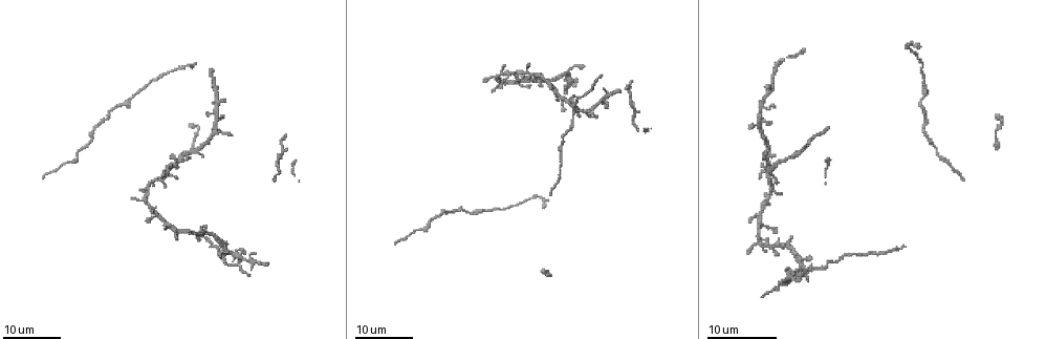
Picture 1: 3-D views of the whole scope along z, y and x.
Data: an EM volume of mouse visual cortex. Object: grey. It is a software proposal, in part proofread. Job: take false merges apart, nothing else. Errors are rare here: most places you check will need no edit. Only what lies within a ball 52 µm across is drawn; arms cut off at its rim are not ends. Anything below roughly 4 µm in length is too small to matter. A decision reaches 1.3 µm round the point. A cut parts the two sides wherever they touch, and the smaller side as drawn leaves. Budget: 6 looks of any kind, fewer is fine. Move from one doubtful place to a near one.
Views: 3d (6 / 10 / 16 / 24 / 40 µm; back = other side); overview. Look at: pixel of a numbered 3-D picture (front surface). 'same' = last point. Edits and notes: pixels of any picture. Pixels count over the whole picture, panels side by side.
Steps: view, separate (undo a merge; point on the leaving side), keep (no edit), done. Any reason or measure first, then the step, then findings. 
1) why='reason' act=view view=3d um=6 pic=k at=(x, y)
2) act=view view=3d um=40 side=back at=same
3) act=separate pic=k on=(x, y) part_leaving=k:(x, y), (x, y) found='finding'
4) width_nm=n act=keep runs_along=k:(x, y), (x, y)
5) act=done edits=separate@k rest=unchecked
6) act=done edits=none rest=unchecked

why='three arms meet' act=view view=3d um=24 pic=1 at=(179, 161)

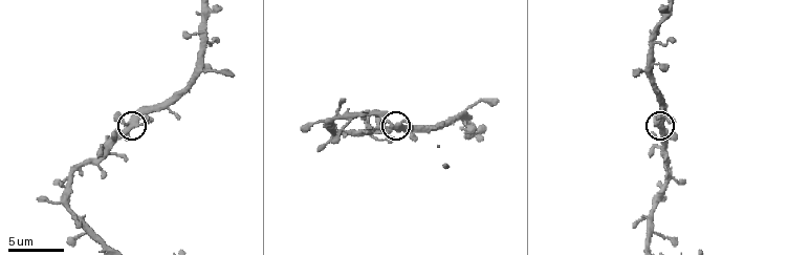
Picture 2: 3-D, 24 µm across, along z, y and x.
act=view view=3d um=10 pic=2 at=(395, 126)

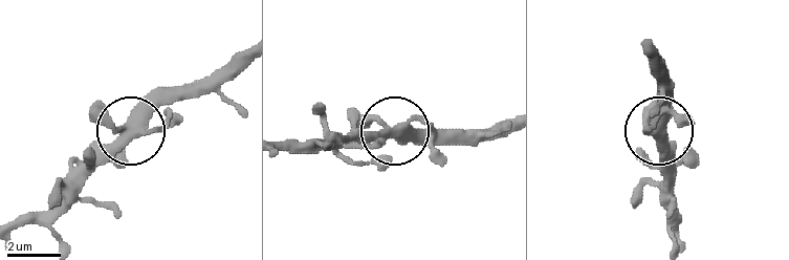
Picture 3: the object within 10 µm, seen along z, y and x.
why='other side' act=view view=3d um=10 side=back pic=3 at=(136, 134)

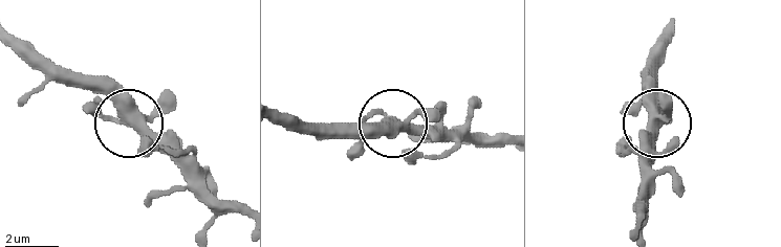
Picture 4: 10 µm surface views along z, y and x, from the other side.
arms=3 act=keep runs_along=4:(648, 113), (655, 131), (648, 183) found='all the same neuron'

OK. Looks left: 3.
why='a fork' act=view view=3d um=10 pic=2 at=(464, 110)

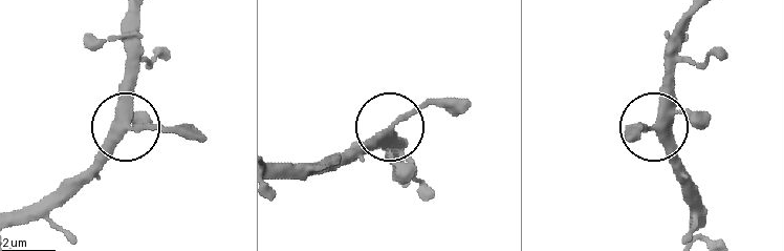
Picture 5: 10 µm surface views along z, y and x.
width_nm=300 act=keep found='continuous, no second neuron'

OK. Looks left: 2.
why='three arms meet' act=view view=3d um=24 pic=1 at=(68, 162)

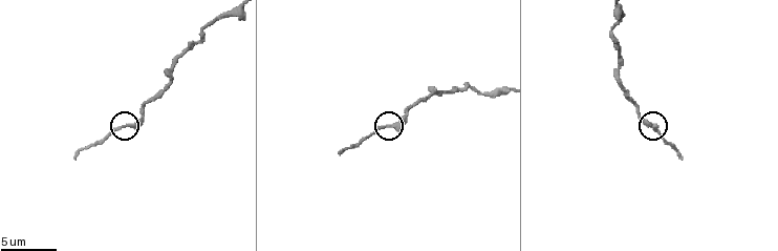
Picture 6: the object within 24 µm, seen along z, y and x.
act=view view=3d um=10 pic=6 at=(127, 126)

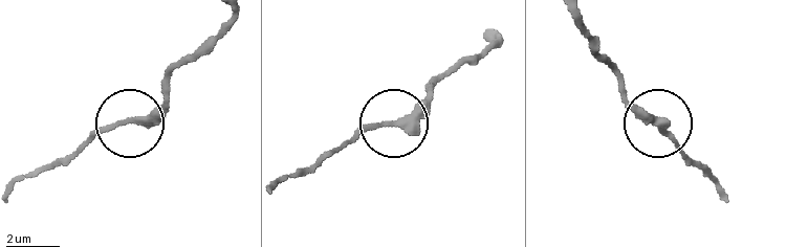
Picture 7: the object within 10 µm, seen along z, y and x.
arms=3 act=keep found='all the same neuron'

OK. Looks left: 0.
act=done edits=none rest=unchecked

